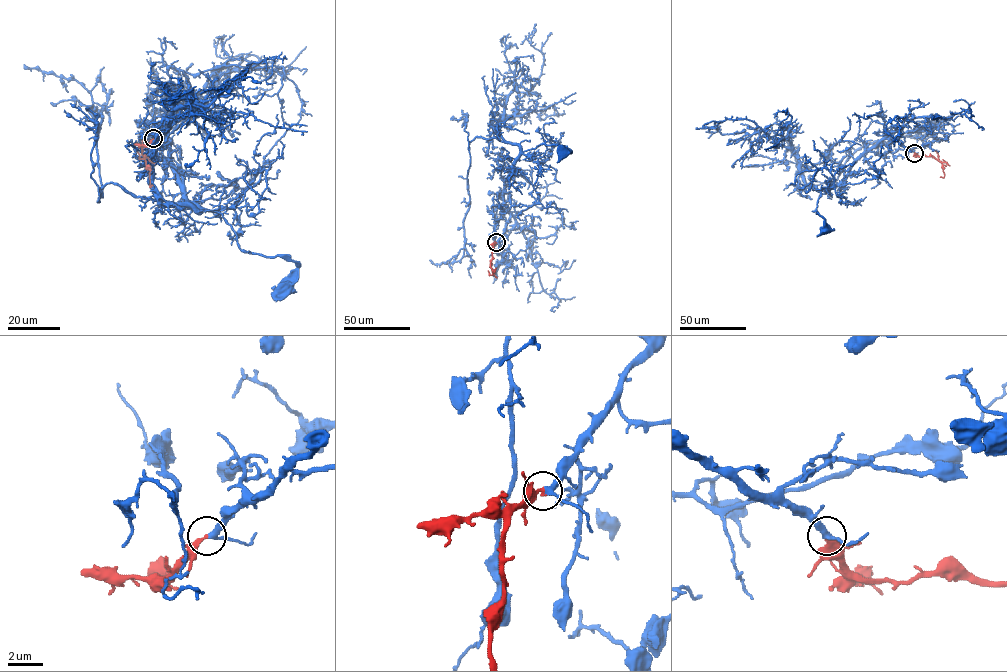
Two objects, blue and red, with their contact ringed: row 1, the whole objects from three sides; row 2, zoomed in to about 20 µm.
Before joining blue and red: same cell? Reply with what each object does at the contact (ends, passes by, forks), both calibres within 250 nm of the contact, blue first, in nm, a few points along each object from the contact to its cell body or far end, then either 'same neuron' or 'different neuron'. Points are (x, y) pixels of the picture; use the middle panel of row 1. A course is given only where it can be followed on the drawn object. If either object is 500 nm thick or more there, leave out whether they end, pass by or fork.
blue passes by | red ends | 300/280 nm | blue via (496, 243), (510, 216), (504, 203), (504, 181), (514, 161), (542, 144), (566, 147), (570, 152), (564, 153) | red via (496, 243), (490, 262), (494, 272), (496, 268) | same neuron

